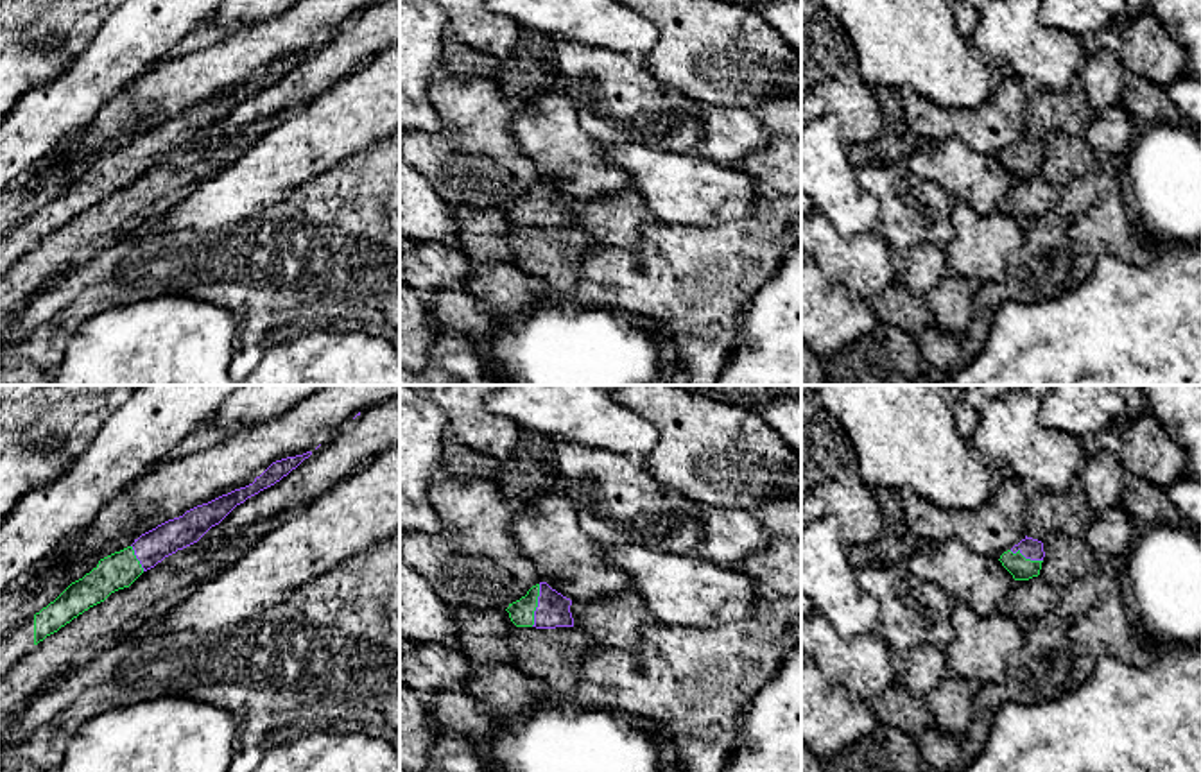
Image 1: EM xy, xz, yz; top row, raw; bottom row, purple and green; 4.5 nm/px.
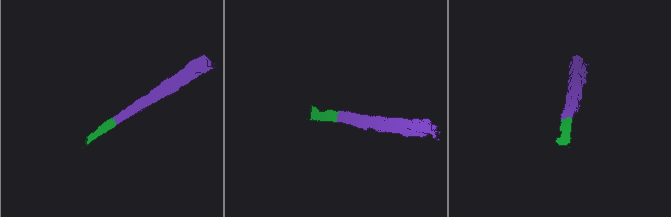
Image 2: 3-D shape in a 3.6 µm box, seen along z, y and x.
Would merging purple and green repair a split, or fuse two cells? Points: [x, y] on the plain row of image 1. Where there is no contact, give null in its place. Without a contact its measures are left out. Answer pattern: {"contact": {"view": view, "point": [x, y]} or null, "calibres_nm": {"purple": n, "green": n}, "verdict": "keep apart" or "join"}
{"contact": {"view": "xz", "point": [538, 205]}, "calibres_nm": {"purple": 150, "green": 110}, "verdict": "join"}

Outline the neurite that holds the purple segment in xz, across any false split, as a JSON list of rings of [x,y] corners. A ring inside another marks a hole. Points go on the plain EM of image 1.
[[[547,181],[532,184],[525,195],[505,208],[516,226],[556,227],[574,226],[572,199]]]

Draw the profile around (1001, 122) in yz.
[[[1007,73],[977,109],[948,111],[911,90],[902,91],[902,102],[911,133],[923,143],[955,136],[973,152],[1000,158],[1025,138],[1027,82],[1013,73]]]

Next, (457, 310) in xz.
[[[439,290],[427,303],[427,312],[437,321],[441,330],[466,333],[475,339],[493,337],[507,321],[507,317],[498,315],[466,290]]]

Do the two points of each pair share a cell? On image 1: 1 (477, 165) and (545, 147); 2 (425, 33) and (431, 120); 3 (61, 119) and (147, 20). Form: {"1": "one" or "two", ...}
{"1": "two", "2": "one", "3": "one"}

